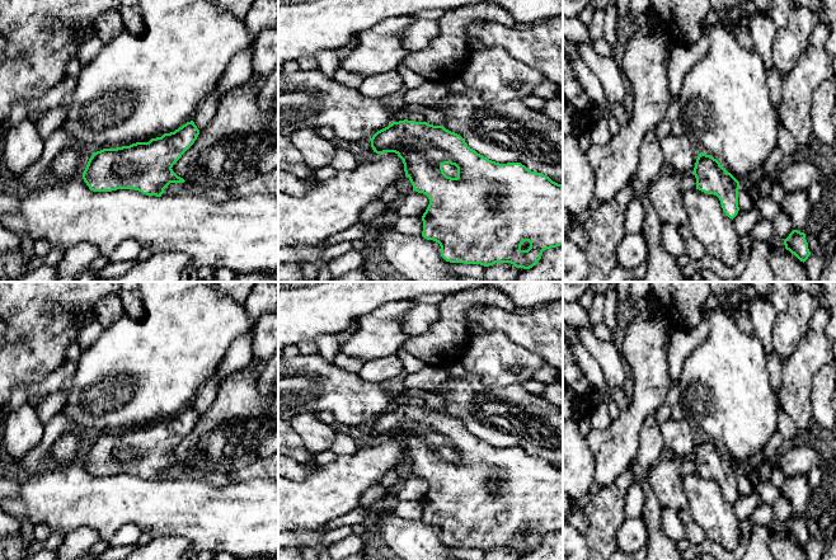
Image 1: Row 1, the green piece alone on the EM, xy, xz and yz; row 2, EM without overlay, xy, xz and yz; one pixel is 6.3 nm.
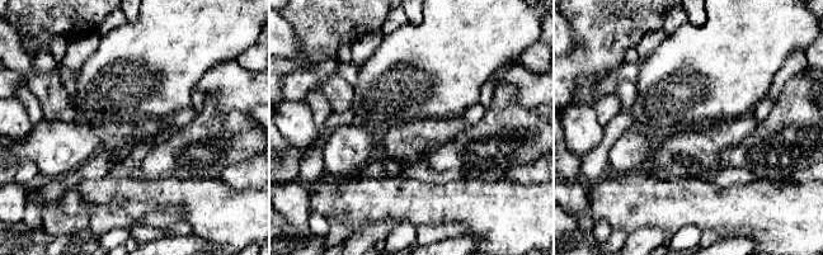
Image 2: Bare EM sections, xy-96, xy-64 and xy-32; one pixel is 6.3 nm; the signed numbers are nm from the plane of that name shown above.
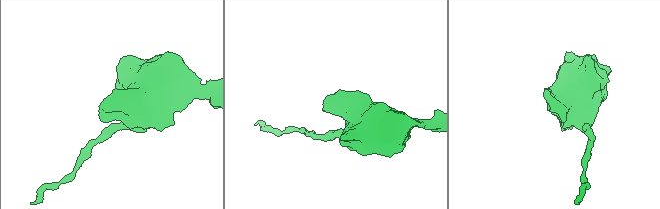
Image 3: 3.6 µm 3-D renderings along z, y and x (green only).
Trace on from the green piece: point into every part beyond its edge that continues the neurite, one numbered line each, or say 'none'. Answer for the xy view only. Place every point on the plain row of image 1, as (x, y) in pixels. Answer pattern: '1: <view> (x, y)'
1: xy (71, 446)

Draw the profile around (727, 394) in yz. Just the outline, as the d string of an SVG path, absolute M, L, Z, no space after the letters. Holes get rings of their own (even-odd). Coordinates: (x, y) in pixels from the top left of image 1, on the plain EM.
M719 306L709 311L708 337L685 359L677 382L681 390L680 405L685 419L696 428L700 437L717 443L739 466L745 466L778 432L781 405L775 383L767 371L767 356L762 343L753 334L742 331L732 314Z

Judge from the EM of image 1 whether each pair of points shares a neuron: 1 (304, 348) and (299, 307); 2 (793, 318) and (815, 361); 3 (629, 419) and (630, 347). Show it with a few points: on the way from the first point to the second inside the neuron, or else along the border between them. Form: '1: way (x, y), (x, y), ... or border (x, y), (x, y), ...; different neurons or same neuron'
1: border (313, 339), (303, 339), (296, 344); different neurons
2: border (816, 309), (795, 351), (784, 360); different neurons
3: way (640, 401), (640, 365); same neuron

